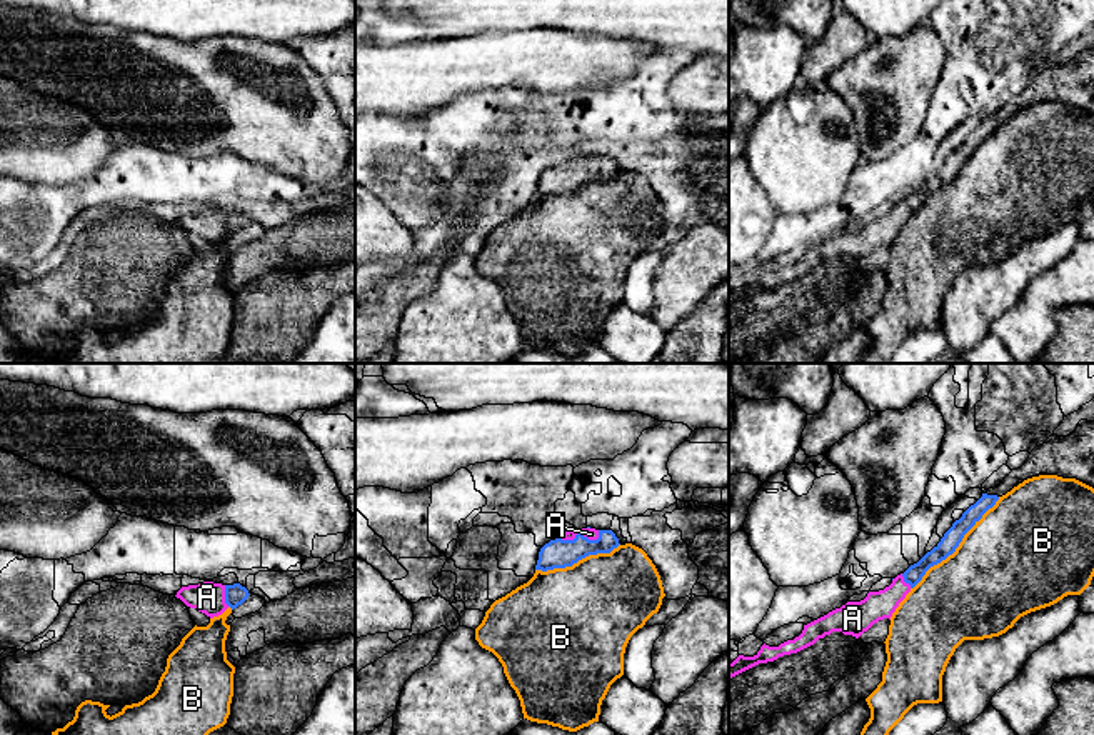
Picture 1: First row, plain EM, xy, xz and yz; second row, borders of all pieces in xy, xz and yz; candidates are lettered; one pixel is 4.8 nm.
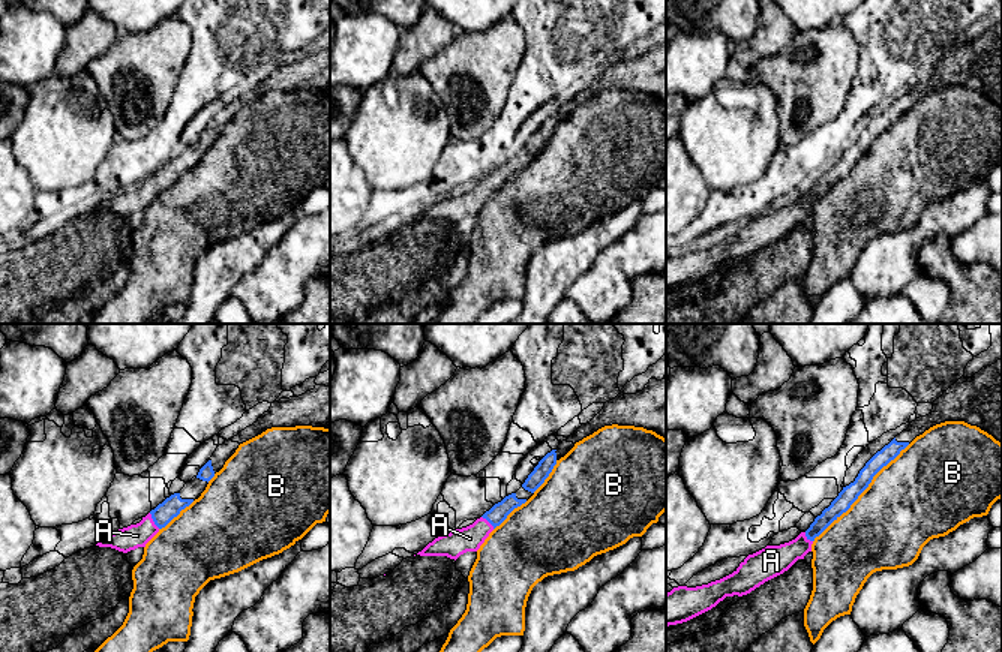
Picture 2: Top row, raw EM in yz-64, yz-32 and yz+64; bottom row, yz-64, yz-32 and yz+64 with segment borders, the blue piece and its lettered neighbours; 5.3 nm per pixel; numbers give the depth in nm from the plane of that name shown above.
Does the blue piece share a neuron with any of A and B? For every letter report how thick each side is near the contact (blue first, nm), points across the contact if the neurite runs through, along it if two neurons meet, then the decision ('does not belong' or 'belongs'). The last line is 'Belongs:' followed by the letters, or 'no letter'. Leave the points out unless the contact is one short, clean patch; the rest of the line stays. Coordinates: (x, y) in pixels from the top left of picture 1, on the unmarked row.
A: calibres 140 and 60 nm; belongs
B: calibres 90 and 480 nm; does not belong
Belongs: A

